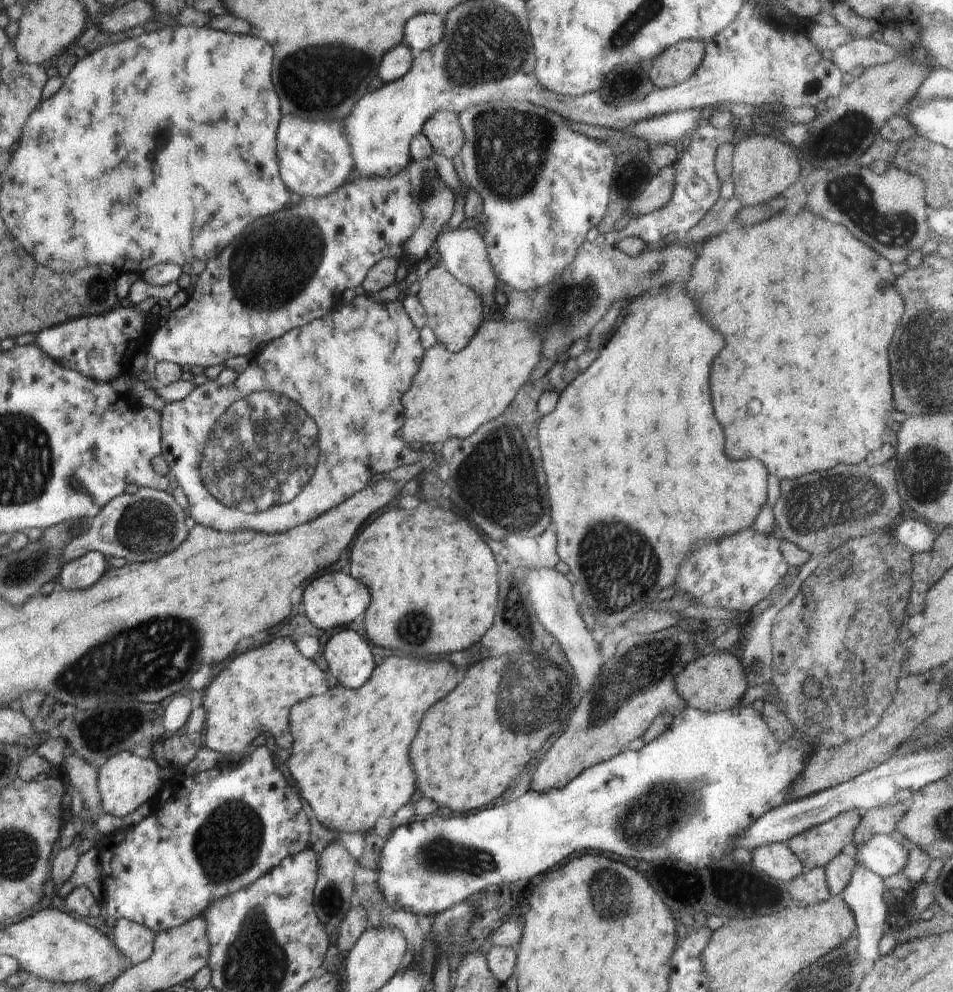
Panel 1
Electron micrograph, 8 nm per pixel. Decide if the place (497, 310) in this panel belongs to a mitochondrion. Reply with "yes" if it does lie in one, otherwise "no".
no

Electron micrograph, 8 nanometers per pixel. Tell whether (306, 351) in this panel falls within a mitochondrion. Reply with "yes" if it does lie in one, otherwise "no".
no

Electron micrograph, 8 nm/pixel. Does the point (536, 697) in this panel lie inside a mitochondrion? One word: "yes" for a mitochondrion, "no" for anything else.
yes

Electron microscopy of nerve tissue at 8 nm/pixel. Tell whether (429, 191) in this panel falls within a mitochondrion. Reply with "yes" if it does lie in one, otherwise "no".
yes

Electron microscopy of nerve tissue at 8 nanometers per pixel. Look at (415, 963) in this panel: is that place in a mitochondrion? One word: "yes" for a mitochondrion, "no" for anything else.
no

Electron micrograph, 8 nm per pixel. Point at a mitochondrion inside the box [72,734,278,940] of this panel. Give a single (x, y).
(228, 843)

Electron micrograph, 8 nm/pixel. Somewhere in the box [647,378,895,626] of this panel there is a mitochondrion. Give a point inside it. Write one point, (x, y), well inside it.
(817, 500)

